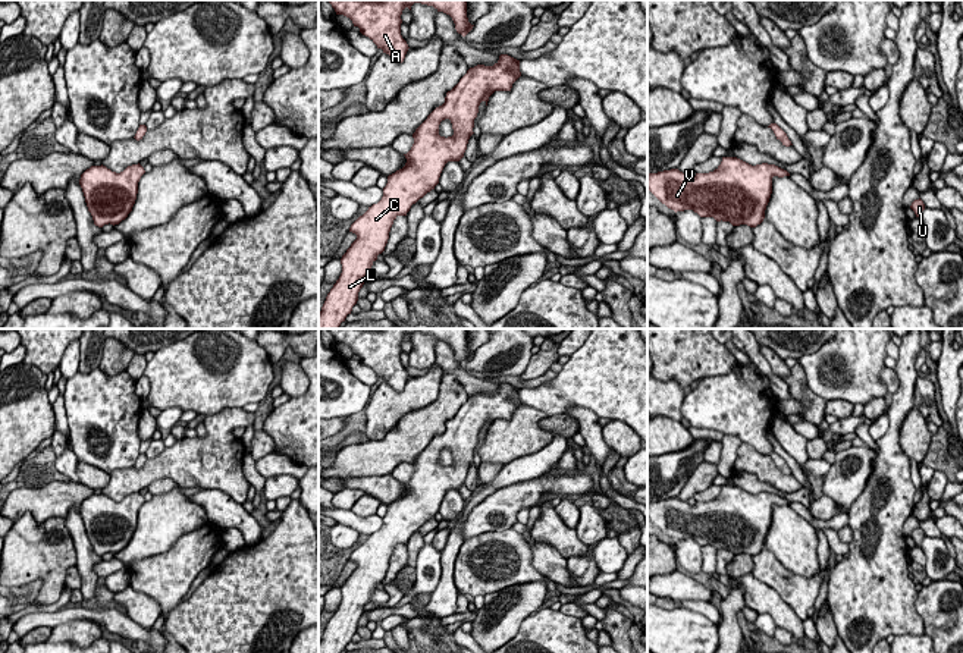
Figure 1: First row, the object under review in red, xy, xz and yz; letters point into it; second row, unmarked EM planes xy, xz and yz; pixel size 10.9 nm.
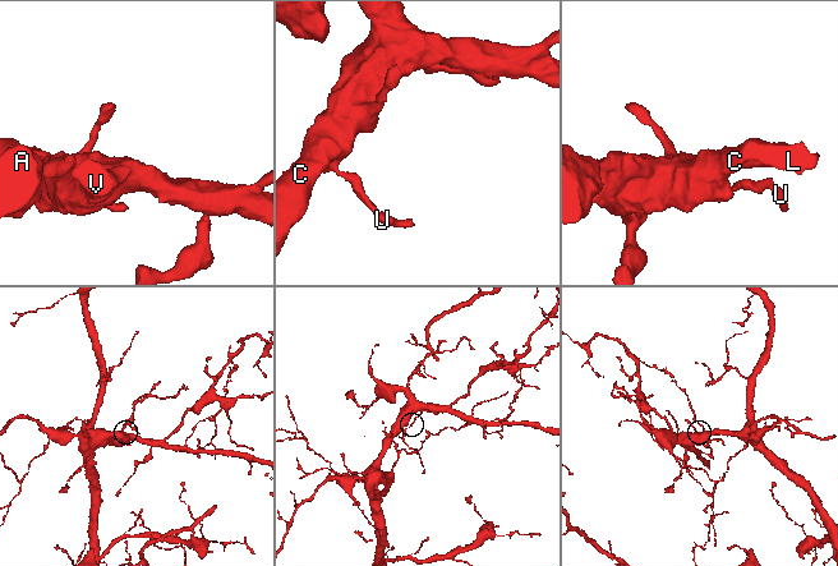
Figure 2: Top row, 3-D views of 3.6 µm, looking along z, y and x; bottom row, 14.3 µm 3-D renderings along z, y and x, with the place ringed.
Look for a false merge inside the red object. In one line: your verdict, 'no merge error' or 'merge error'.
no merge error

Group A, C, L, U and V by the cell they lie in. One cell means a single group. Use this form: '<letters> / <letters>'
A C L U V

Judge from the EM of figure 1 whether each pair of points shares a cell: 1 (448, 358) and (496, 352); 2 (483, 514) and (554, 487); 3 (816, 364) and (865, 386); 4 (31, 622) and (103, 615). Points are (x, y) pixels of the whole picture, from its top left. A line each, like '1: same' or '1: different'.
1: different
2: same
3: same
4: same

